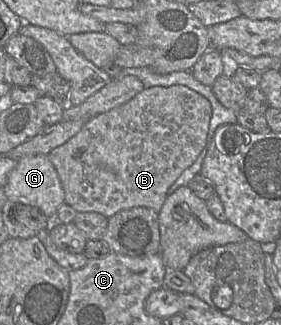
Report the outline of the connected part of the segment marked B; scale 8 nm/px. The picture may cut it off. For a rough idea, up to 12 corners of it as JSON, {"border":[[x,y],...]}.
{"border":[[145,88],[48,154],[76,212],[158,213],[212,108]]}

